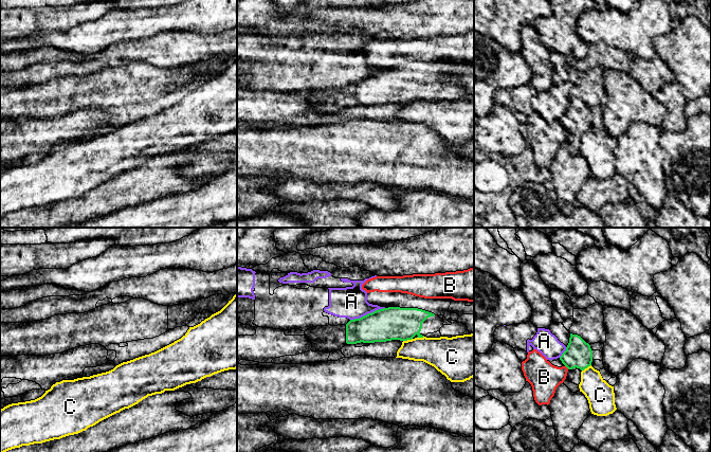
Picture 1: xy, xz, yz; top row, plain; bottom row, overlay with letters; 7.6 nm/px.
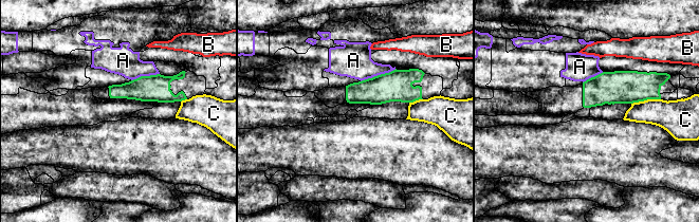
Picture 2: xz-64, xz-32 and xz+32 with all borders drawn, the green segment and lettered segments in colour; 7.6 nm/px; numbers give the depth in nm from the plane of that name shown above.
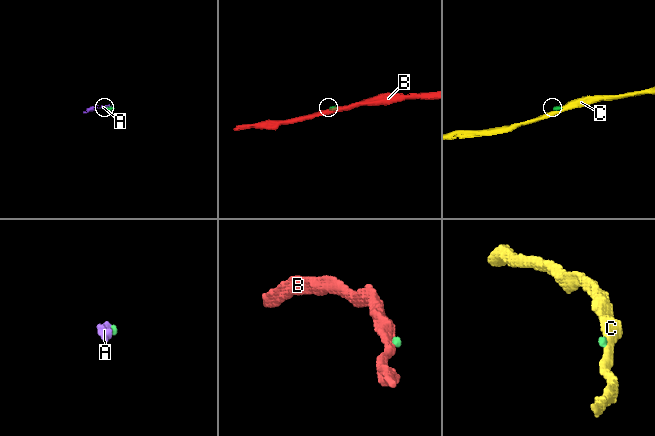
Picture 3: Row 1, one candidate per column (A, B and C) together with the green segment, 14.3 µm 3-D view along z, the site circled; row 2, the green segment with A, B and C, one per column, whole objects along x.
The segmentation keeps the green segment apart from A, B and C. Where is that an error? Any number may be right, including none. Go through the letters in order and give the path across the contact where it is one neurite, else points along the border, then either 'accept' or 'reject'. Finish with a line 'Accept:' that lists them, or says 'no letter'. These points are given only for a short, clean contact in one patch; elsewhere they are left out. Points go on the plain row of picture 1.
A: border along xz (384, 70), (350, 83); reject
B: border along yz (565, 128), (568, 131); reject
C: reject
Accept: no letter

